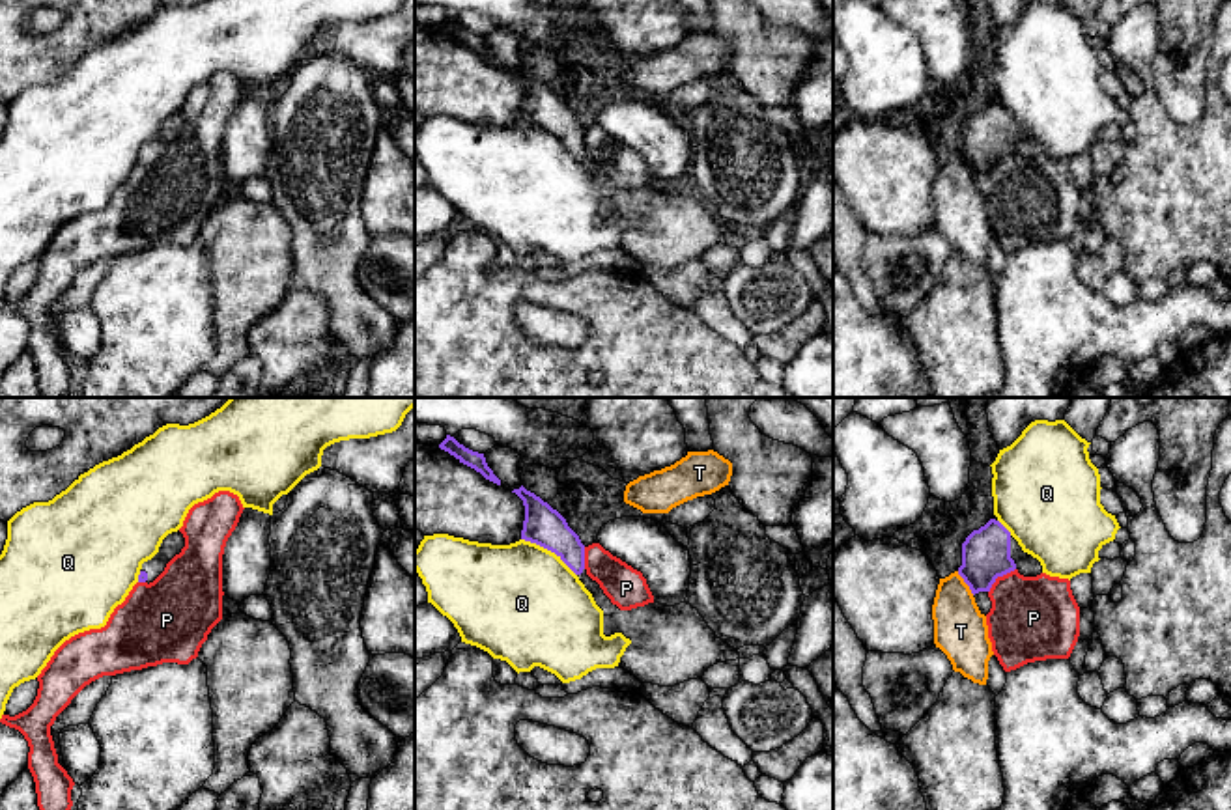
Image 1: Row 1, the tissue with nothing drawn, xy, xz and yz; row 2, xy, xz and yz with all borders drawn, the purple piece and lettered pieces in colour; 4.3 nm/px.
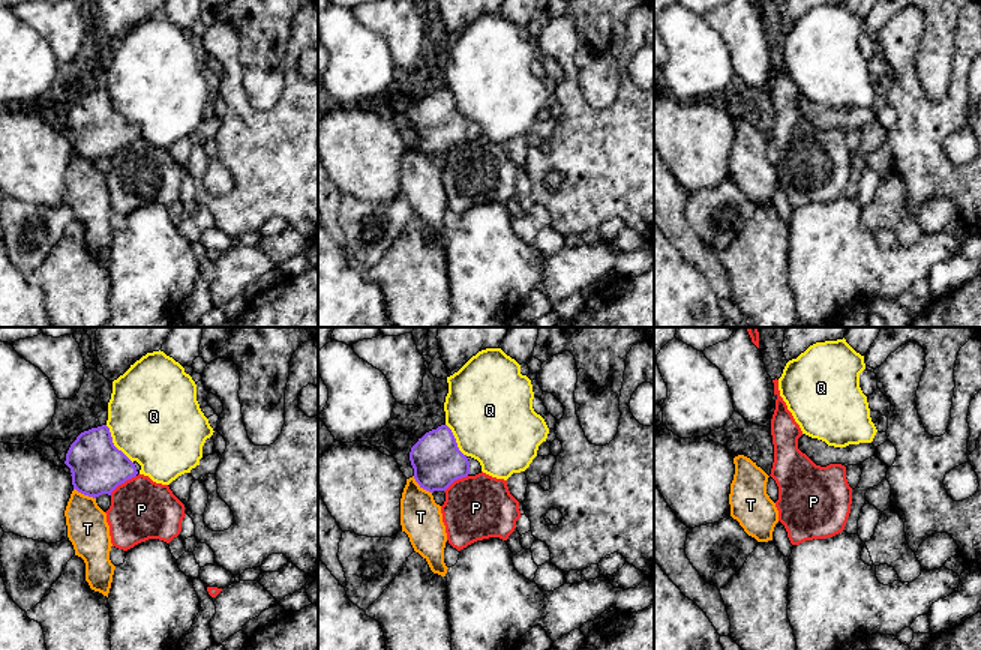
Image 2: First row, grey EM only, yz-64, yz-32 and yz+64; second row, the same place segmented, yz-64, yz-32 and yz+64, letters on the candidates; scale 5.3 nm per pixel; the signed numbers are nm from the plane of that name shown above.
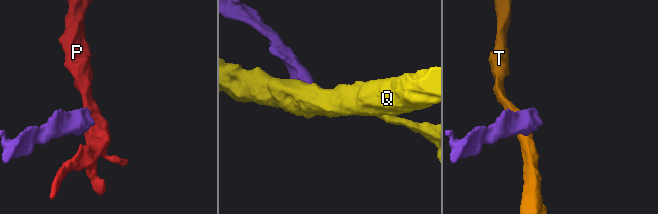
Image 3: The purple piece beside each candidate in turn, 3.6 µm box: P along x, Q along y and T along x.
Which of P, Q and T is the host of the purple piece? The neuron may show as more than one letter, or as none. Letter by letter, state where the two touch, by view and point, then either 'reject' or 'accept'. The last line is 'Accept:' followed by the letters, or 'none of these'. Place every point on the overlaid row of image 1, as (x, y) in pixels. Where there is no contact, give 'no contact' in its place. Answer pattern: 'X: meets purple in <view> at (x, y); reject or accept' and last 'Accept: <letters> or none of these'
P: meets purple in yz at (998, 575); reject
Q: meets purple in xz at (550, 549); reject
T: meets purple in yz at (964, 581); reject
Accept: none of these

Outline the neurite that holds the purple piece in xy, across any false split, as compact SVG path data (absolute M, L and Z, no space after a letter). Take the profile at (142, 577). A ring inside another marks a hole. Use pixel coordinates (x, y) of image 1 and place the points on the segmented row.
M179 530L168 534L161 543L159 552L142 564L138 582L153 582L164 571L166 564L181 552L183 547L185 538Z

